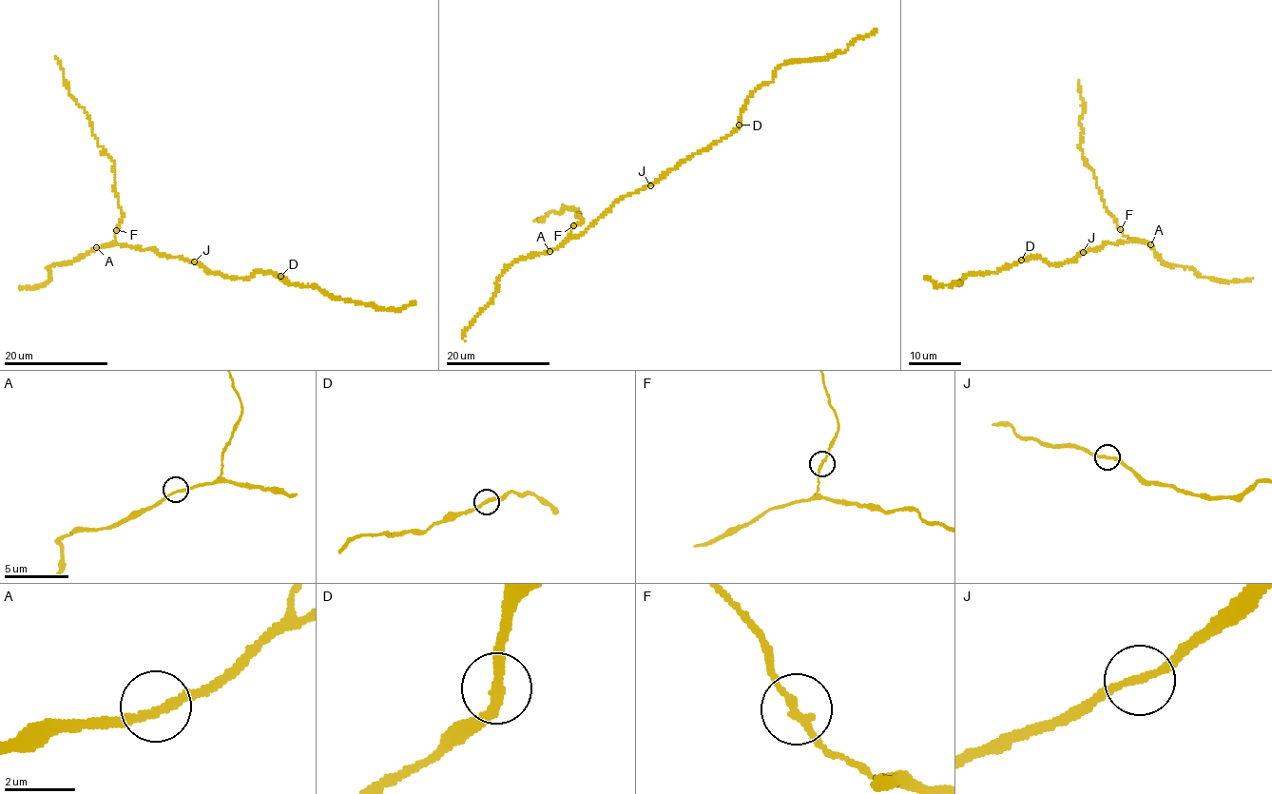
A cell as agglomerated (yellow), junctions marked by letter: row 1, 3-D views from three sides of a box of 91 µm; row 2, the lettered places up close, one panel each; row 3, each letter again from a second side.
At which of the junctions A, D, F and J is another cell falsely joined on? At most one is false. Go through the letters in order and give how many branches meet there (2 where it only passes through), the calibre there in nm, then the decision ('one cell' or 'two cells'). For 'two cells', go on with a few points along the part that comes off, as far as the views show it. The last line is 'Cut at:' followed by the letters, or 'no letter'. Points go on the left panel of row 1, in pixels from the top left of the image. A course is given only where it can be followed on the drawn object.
A: 2 branches meet; 220 nm thick; one cell
D: 2 branches meet; 280 nm thick; one cell
F: 2 branches meet; 190 nm thick; one cell
J: 2 branches meet; 200 nm thick; one cell
Cut at: no letter

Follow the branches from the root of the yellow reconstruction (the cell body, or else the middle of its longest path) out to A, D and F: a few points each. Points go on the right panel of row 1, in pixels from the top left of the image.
A: (1086, 250), (1094, 250), (1107, 242), (1133, 240), (1150, 244)
D: (1086, 250), (1059, 265), (1051, 264), (1033, 256), (1021, 261)
F: (1086, 250), (1094, 250), (1107, 242), (1135, 240), (1127, 238), (1121, 229)

